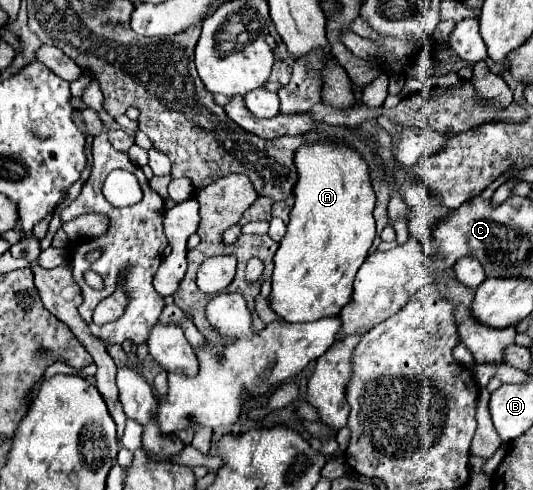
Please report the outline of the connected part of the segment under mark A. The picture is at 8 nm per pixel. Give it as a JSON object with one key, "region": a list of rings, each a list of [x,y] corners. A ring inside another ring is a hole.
{"region":[[[315,142],[313,146],[303,146],[297,150],[295,154],[295,166],[297,166],[297,174],[299,174],[299,180],[295,184],[295,206],[291,210],[291,220],[287,224],[287,234],[285,238],[279,242],[279,250],[275,252],[273,256],[273,262],[275,262],[275,270],[273,270],[273,278],[271,278],[271,294],[269,294],[269,306],[271,310],[285,322],[315,322],[315,320],[321,320],[321,318],[327,318],[327,316],[337,316],[341,312],[341,308],[347,306],[347,302],[351,302],[351,294],[353,294],[353,280],[355,280],[355,274],[357,270],[361,268],[361,264],[365,262],[367,258],[367,252],[373,244],[373,238],[375,238],[375,220],[371,216],[373,212],[373,206],[375,206],[375,194],[373,194],[373,188],[369,184],[369,174],[367,174],[367,162],[355,152],[355,150],[349,150],[347,146],[339,146],[337,142],[325,142],[325,144],[319,144]]]}

